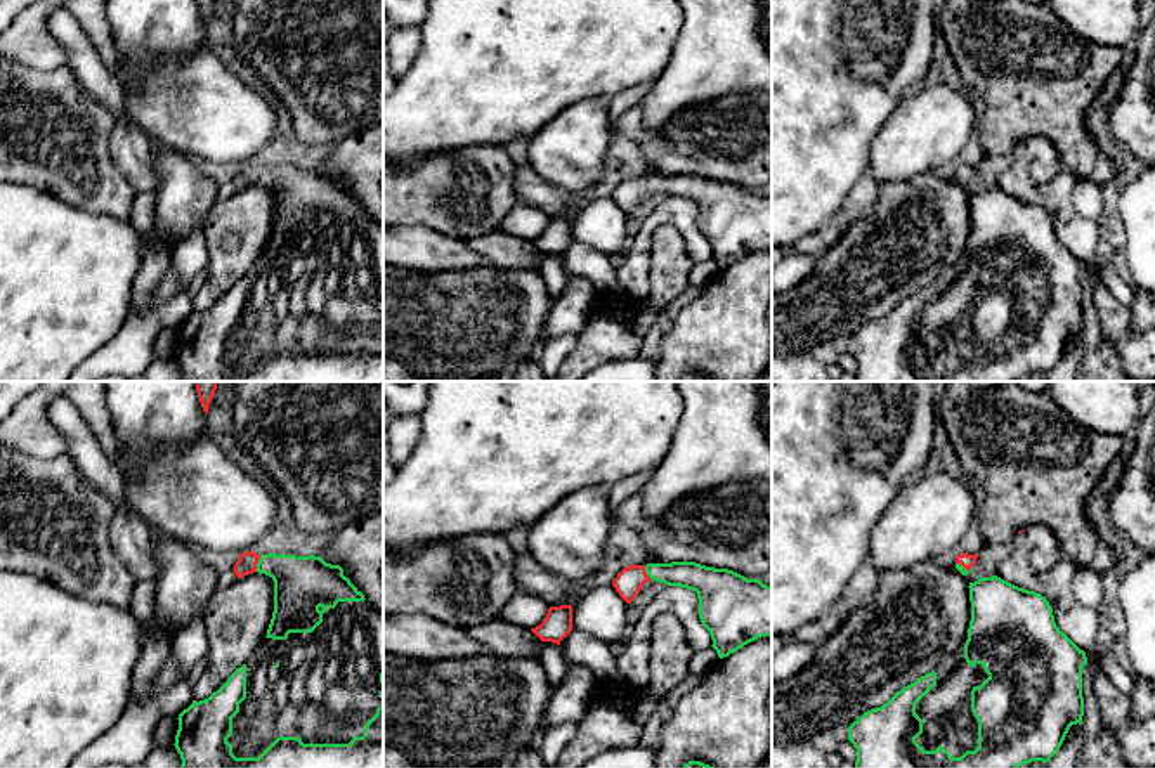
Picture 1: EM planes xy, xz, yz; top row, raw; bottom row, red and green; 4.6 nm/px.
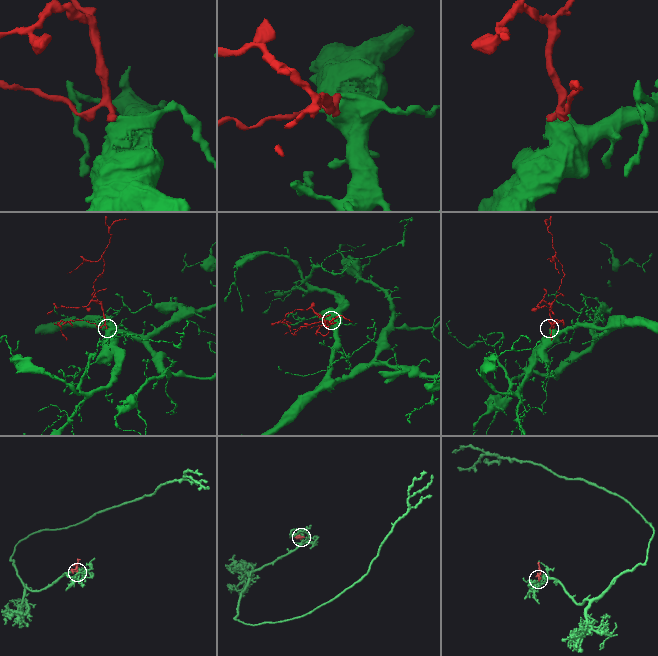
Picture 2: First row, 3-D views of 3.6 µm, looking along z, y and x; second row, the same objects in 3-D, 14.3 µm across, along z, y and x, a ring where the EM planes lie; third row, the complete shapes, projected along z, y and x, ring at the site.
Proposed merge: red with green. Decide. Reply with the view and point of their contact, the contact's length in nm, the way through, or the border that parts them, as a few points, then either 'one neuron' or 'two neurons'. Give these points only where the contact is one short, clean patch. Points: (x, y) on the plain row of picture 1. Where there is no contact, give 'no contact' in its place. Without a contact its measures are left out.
xy (257, 174) | 80 nm | across xy (247, 175), (257, 174), (278, 177), (302, 196) | one neuron

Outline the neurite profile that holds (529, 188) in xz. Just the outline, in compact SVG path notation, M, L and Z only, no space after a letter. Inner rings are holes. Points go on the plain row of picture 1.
M517 166L513 191L519 205L536 208L548 218L571 217L567 212L571 192L543 180L531 166Z

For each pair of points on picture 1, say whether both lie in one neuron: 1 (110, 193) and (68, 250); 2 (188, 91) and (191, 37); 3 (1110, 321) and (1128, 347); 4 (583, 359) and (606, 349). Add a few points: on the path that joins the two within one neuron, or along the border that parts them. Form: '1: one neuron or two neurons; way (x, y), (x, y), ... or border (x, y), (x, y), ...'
1: two neurons; border (56, 198), (73, 207), (127, 222)
2: two neurons; border (205, 42), (184, 59), (165, 58), (151, 73)
3: one neuron; way (1115, 328), (1122, 340)
4: one neuron; way (588, 354), (593, 349), (600, 349)

